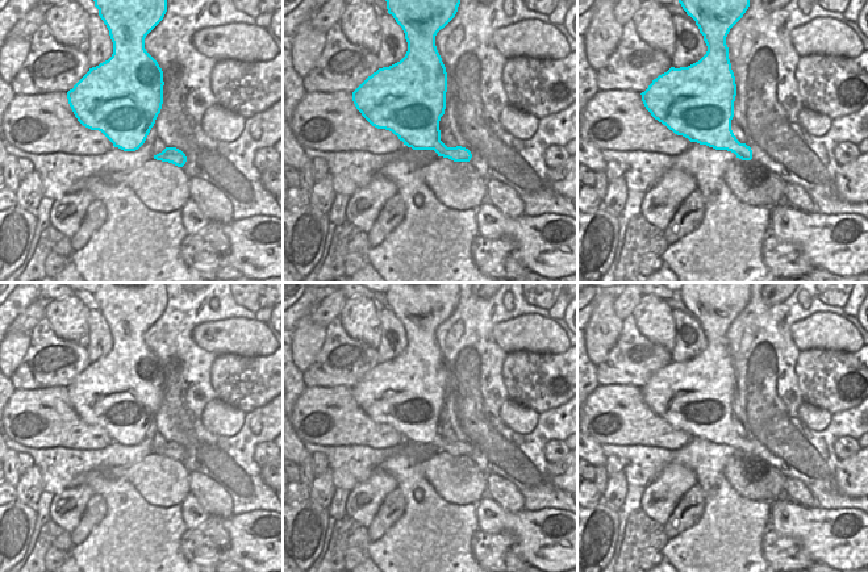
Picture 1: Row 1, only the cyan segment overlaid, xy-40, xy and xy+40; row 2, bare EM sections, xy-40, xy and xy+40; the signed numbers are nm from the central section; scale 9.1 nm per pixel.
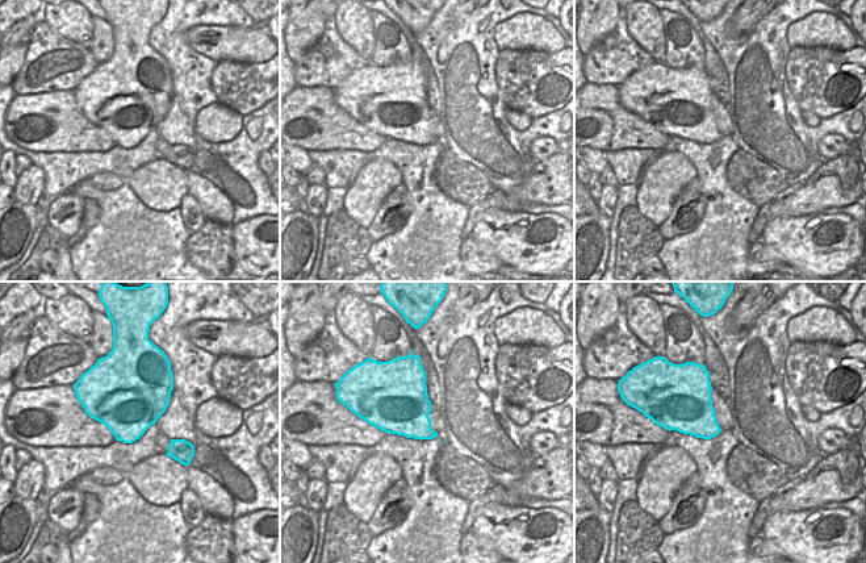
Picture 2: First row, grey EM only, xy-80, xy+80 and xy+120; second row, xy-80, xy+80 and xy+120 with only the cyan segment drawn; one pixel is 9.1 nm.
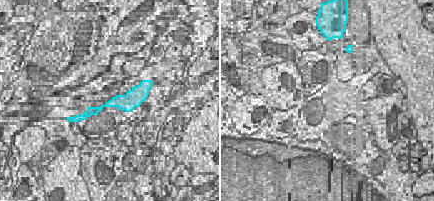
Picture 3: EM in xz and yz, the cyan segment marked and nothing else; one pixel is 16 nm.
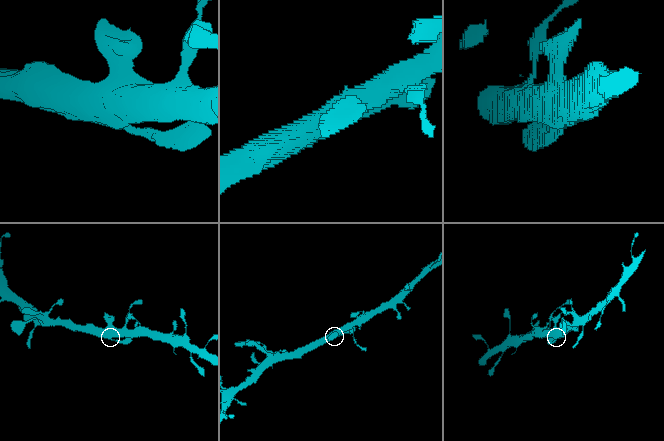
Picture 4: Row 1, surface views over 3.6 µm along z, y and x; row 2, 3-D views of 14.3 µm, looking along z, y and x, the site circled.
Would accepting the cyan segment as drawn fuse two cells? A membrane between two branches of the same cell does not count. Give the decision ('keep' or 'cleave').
keep

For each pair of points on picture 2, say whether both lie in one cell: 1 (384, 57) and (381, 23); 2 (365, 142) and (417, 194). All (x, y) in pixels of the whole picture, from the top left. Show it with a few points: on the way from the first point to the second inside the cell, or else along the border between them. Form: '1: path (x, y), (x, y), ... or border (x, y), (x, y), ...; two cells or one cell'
1: path (384, 49), (384, 30); one cell
2: border (388, 138), (373, 150), (343, 150); two cells

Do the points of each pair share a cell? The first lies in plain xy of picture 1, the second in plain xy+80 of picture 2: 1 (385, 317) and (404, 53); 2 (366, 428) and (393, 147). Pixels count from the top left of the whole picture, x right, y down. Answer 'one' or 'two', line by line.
1: one
2: two

